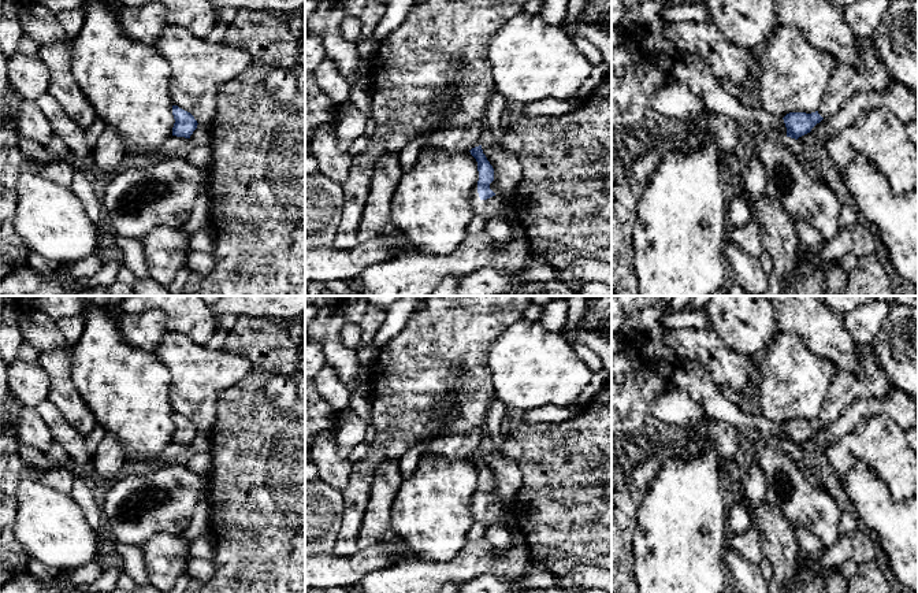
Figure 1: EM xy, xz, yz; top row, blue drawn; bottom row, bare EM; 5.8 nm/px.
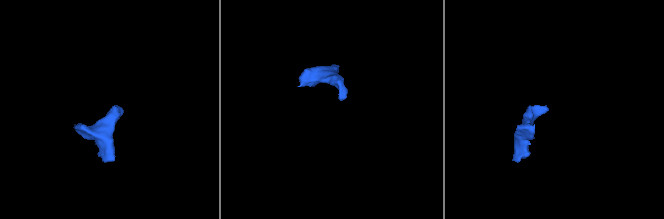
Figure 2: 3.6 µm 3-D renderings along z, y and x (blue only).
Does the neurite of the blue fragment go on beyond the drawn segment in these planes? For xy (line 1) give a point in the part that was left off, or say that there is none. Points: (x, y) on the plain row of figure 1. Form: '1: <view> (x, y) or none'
1: none

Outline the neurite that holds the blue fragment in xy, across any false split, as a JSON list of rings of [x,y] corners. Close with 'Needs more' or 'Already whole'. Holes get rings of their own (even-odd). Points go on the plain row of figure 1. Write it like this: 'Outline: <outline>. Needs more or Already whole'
Outline: [[[172,412],[172,422],[175,426],[172,442],[190,445],[198,431],[194,423],[178,412]]]. Already whole

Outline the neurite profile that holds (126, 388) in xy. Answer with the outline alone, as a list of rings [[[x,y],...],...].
[[[88,305],[81,316],[85,326],[73,348],[71,379],[96,422],[119,440],[124,462],[152,462],[172,441],[175,430],[174,409],[168,401],[171,374],[155,352],[127,345],[122,340],[122,311],[112,314],[108,307]]]

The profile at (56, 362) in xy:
[[[70,346],[44,351],[37,362],[51,379],[48,400],[86,438],[97,422],[71,379],[73,353]]]

